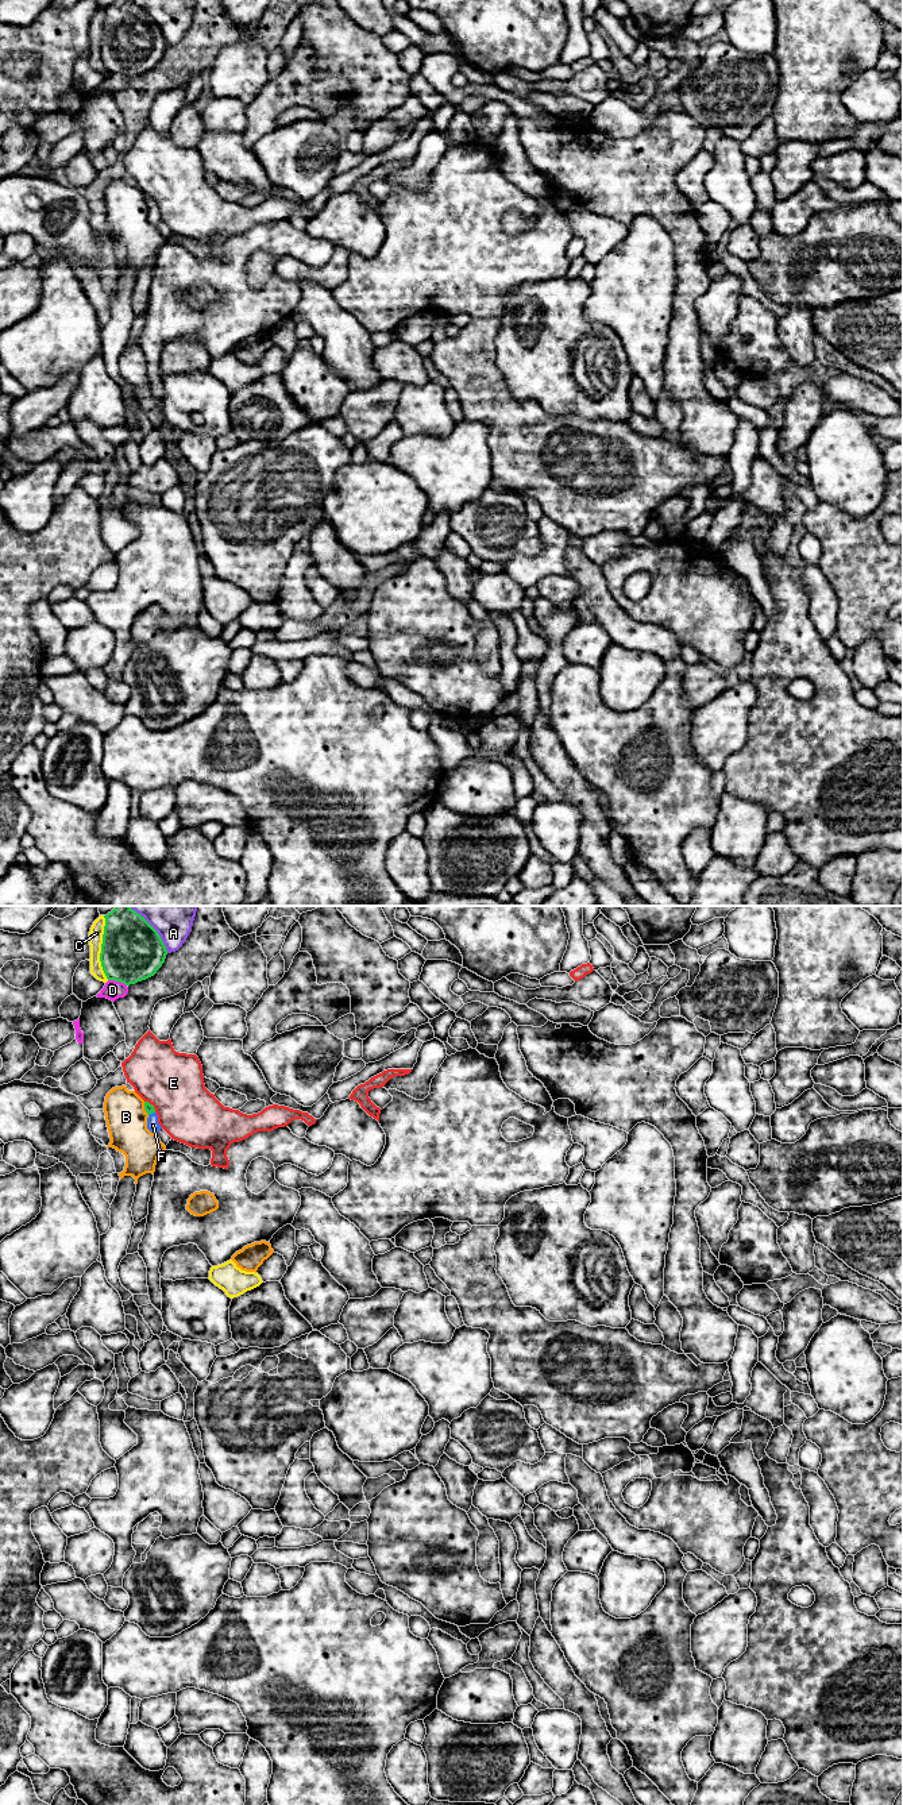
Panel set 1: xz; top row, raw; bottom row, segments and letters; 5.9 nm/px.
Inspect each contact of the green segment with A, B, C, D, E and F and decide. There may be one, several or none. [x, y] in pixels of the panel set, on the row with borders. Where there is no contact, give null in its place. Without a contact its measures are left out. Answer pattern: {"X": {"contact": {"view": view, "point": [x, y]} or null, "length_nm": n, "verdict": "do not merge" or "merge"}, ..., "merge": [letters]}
{"A": {"contact": {"view": "xz", "point": [153, 928]}, "length_nm": 360, "verdict": "do not merge"}, "B": {"contact": {"view": "xz", "point": [145, 1109]}, "length_nm": 90, "verdict": "do not merge"}, "C": {"contact": {"view": "xz", "point": [101, 948]}, "length_nm": 380, "verdict": "do not merge"}, "D": {"contact": {"view": "xz", "point": [118, 980]}, "length_nm": 120, "verdict": "do not merge"}, "E": {"contact": {"view": "xz", "point": [151, 1105]}, "length_nm": 100, "verdict": "do not merge"}, "F": {"contact": {"view": "xz", "point": [151, 1113]}, "length_nm": 50, "verdict": "merge"}, "merge": ["F"]}

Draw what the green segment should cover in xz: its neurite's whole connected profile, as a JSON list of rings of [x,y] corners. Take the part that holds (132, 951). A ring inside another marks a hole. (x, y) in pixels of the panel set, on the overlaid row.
[[[115,906],[104,918],[100,961],[107,979],[130,986],[154,976],[167,954],[158,932],[130,906]]]

